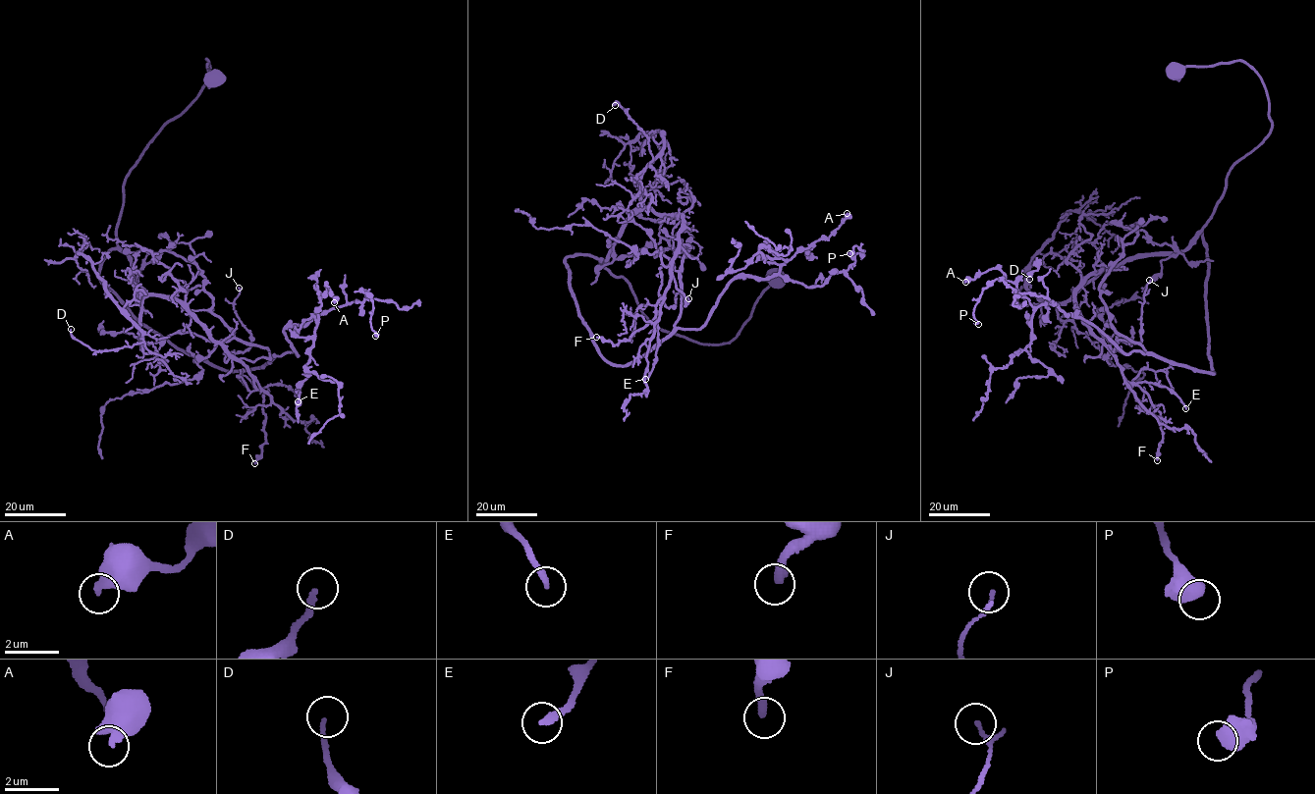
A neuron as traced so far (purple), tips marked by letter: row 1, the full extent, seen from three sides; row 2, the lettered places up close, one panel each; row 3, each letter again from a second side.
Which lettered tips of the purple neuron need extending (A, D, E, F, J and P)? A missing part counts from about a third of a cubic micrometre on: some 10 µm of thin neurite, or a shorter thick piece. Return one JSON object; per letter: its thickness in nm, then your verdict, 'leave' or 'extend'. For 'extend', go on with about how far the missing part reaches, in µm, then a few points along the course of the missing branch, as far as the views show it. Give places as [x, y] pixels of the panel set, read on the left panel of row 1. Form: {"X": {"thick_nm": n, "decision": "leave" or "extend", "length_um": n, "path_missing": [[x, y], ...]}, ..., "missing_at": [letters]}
{"A": {"thick_nm": 360, "decision": "leave"}, "D": {"thick_nm": 160, "decision": "leave"}, "E": {"thick_nm": 240, "decision": "leave"}, "F": {"thick_nm": 320, "decision": "extend", "length_um": 25, "path_missing": [[254, 463], [256, 483], [252, 498], [271, 510], [275, 518]]}, "J": {"thick_nm": 110, "decision": "leave"}, "P": {"thick_nm": 700, "decision": "leave"}, "missing_at": ["F"]}

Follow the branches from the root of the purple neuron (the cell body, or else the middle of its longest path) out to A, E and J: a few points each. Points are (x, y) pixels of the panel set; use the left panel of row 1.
A: (215, 76), (130, 171), (100, 284), (229, 371), (297, 355), (285, 328), (334, 302)
E: (215, 76), (206, 59), (130, 171), (118, 244), (141, 294), (182, 300), (257, 389), (298, 401)
J: (215, 76), (206, 59), (130, 171), (117, 240), (136, 290), (182, 300), (226, 362), (251, 344), (239, 288)

